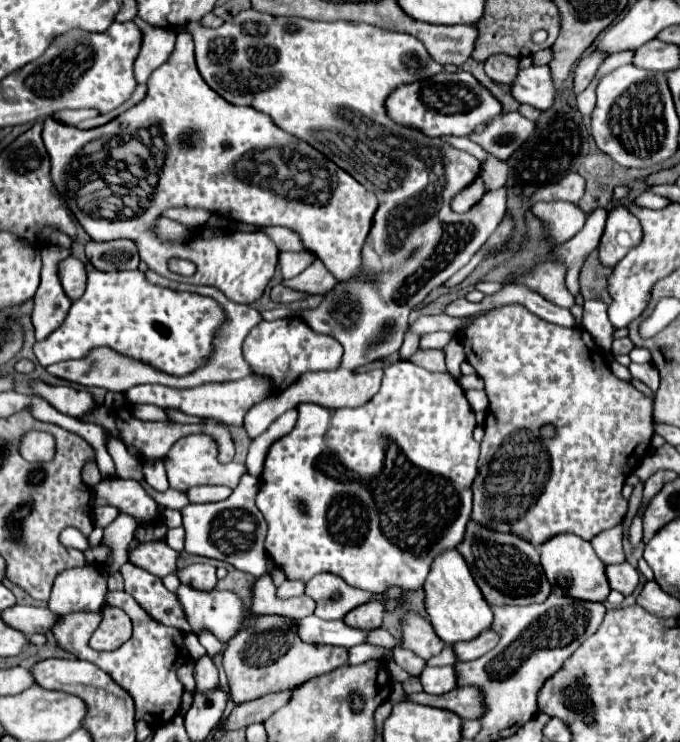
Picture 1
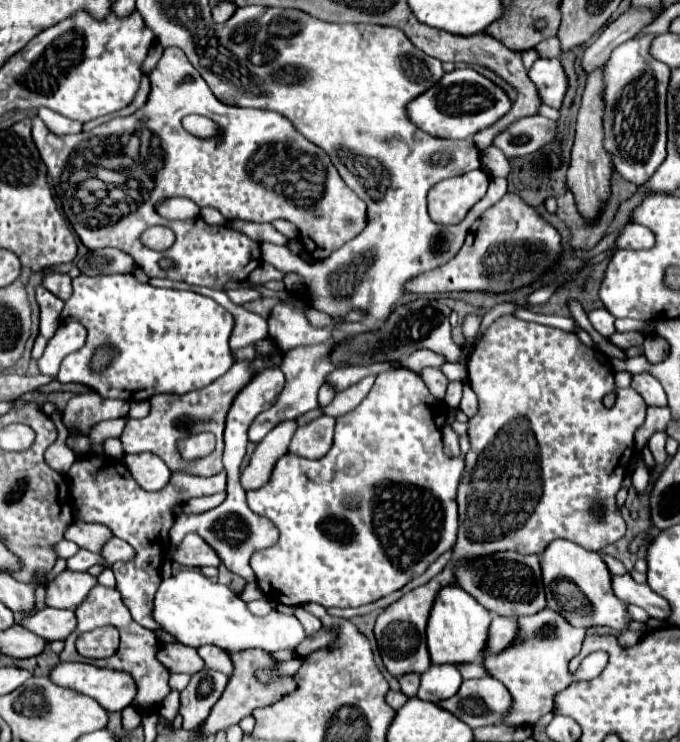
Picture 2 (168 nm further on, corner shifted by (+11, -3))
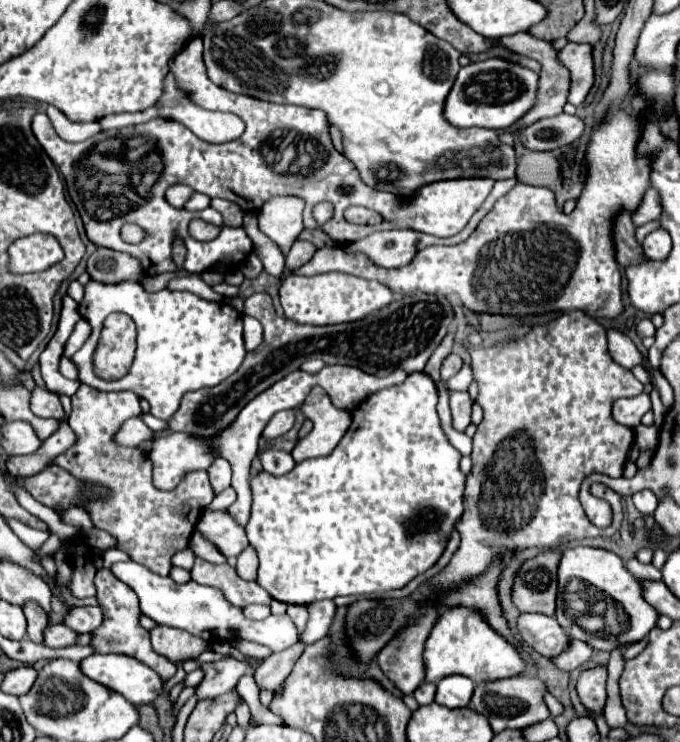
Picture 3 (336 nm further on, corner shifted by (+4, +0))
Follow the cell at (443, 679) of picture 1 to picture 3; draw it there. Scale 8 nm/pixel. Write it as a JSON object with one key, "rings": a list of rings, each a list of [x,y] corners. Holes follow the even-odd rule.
{"rings":[[[449,675],[447,679],[441,679],[437,683],[437,695],[435,703],[457,709],[457,707],[467,707],[471,703],[475,683],[471,679],[463,679],[463,675]]]}

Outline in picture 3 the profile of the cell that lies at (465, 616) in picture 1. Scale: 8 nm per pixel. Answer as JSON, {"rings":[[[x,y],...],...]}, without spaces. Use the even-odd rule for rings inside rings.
{"rings":[[[455,607],[453,611],[447,611],[439,617],[425,643],[423,661],[425,681],[429,683],[437,683],[447,675],[463,675],[479,685],[487,681],[517,677],[525,671],[525,663],[515,647],[491,629],[477,609],[473,611],[467,607]]]}

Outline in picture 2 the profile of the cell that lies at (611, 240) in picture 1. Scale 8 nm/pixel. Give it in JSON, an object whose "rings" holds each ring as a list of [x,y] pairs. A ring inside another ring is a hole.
{"rings":[[[628,222],[628,224],[620,230],[614,248],[618,248],[618,250],[624,250],[624,248],[644,250],[644,248],[650,248],[652,244],[654,244],[654,234],[652,234],[646,226]]]}

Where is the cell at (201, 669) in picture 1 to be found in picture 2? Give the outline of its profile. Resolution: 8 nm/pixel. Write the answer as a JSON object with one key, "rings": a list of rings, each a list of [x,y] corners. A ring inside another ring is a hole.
{"rings":[[[162,644],[158,652],[158,660],[170,672],[182,672],[190,676],[204,668],[204,660],[198,656],[198,652],[184,644]]]}

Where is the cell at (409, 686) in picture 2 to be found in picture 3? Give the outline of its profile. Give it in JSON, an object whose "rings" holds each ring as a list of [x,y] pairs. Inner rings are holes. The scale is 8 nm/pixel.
{"rings":[[[421,683],[421,687],[413,693],[413,697],[419,701],[419,705],[429,705],[435,699],[435,683]]]}

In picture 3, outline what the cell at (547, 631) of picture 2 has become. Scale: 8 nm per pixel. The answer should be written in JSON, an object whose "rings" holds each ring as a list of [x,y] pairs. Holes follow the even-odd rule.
{"rings":[[[571,639],[567,651],[563,651],[559,657],[555,657],[553,663],[563,671],[573,671],[573,669],[579,669],[581,665],[585,665],[587,661],[591,661],[591,655],[593,655],[593,649],[587,647],[587,643]]]}

